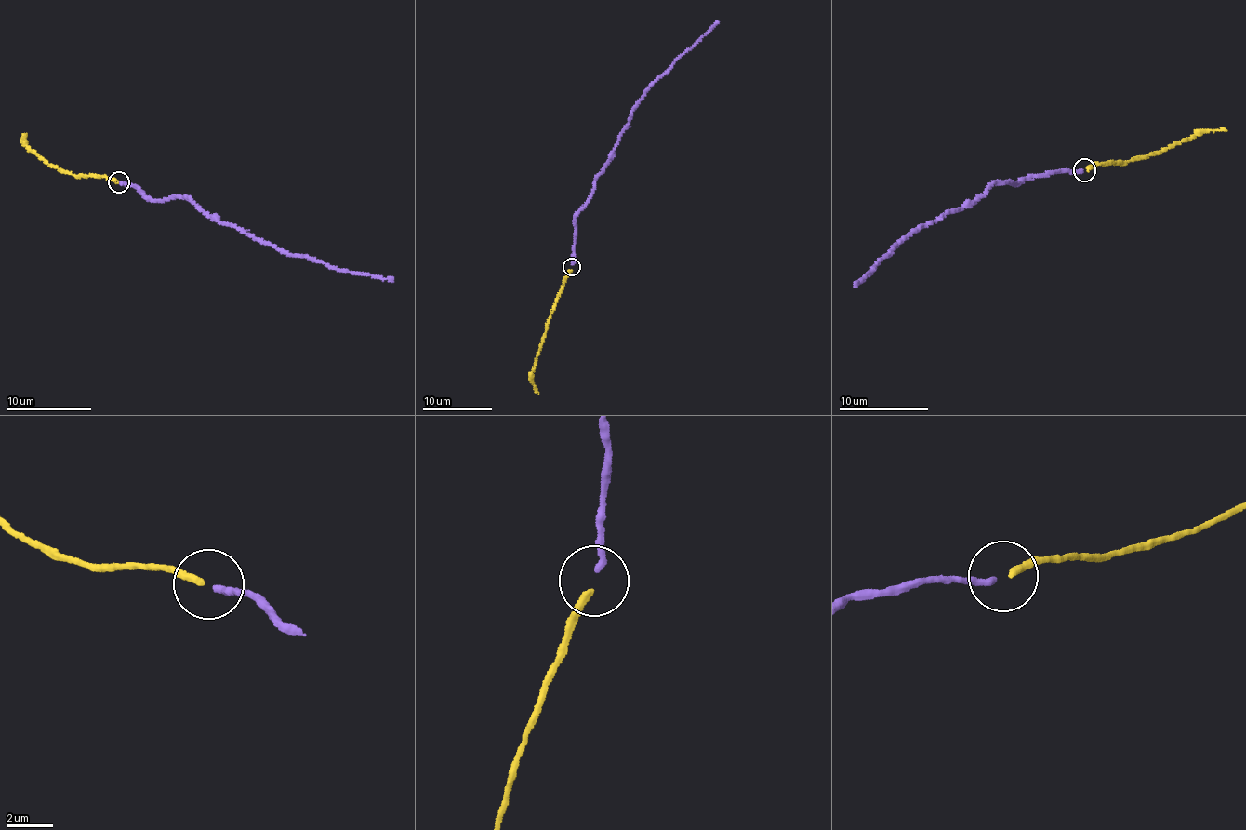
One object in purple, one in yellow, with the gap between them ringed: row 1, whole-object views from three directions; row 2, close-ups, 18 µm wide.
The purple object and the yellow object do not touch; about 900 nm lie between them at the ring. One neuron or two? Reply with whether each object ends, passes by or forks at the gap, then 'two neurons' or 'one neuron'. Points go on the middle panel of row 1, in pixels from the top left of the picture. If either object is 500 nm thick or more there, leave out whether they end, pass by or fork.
purple ends; yellow ends; one neuron

